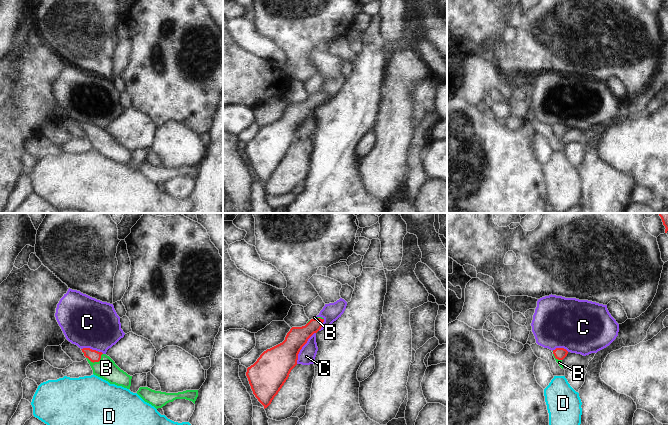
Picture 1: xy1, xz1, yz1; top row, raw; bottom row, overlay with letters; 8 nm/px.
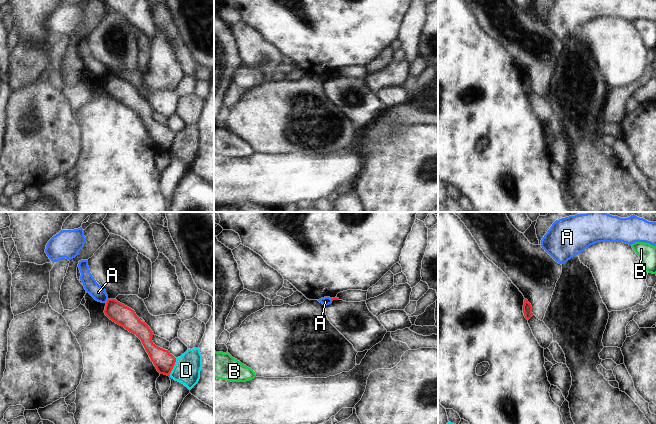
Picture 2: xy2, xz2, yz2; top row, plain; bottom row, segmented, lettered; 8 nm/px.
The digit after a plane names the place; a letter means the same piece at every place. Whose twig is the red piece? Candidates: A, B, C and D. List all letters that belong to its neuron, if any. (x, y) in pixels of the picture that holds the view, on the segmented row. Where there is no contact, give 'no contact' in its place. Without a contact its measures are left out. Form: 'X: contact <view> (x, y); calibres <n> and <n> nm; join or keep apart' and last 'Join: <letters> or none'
A: contact xy2 (107, 301); calibres 160 and 120 nm; keep apart
B: contact xy1 (96, 361); calibres 100 and 160 nm; join
C: contact xz1 (301, 348); calibres 280 and 140 nm; keep apart
D: contact xy2 (173, 366); calibres 160 and 220 nm; keep apart
Join: B

